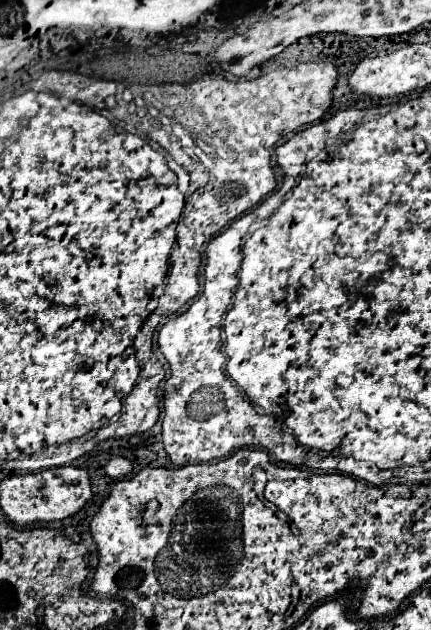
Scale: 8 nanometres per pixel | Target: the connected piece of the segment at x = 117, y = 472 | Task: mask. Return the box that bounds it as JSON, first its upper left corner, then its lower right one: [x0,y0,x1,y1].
[104,456,132,478]

